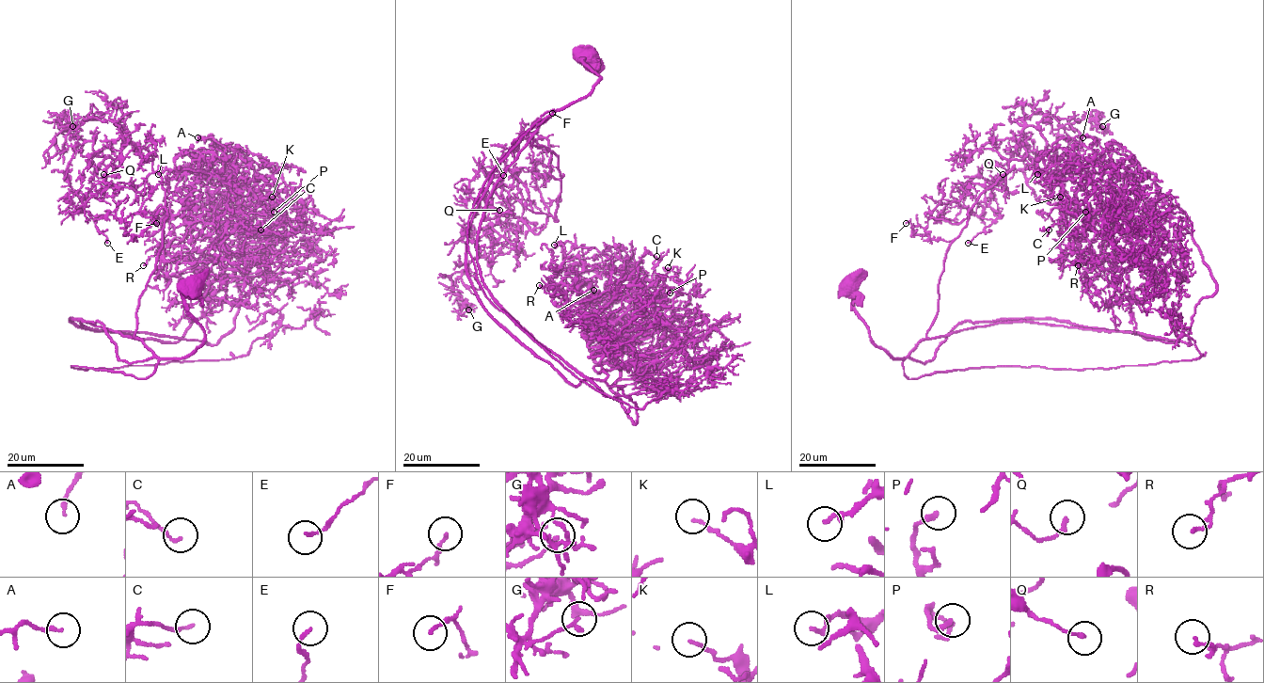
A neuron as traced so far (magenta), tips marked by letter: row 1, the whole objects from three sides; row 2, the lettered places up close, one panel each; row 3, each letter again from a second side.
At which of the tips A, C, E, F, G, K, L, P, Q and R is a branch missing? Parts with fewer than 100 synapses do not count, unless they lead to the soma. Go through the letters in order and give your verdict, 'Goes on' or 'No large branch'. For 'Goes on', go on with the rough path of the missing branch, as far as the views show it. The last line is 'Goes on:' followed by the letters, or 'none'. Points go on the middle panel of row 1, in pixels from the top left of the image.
A: No large branch
C: No large branch
E: No large branch
F: No large branch
G: No large branch
K: No large branch
L: No large branch
P: No large branch
Q: No large branch
R: No large branch
Goes on: none

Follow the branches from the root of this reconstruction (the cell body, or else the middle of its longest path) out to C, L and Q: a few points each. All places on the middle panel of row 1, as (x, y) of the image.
C: (588, 52), (593, 88), (495, 170), (466, 275), (576, 385), (608, 375), (592, 355), (656, 256)
L: (588, 52), (600, 79), (496, 184), (477, 266), (635, 424), (588, 341), (631, 269), (554, 245)
Q: (588, 52), (600, 79), (530, 134), (563, 175), (556, 214), (481, 170), (467, 198), (499, 210)

